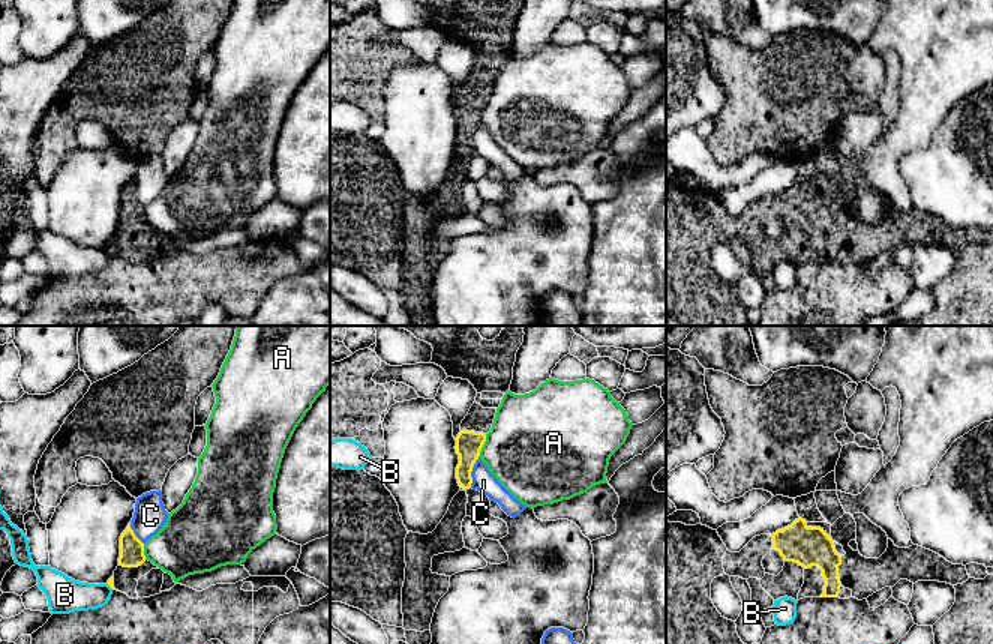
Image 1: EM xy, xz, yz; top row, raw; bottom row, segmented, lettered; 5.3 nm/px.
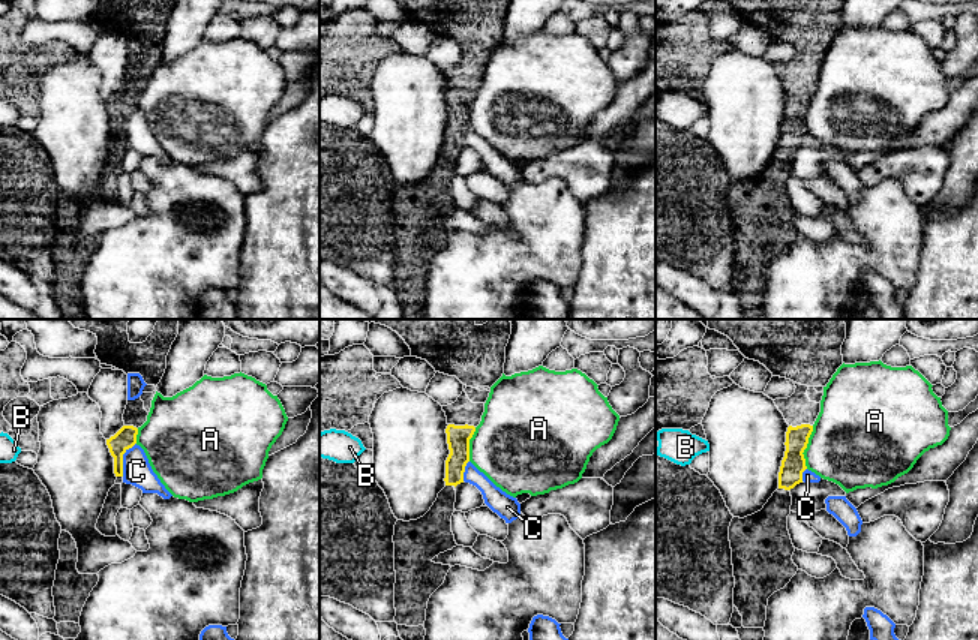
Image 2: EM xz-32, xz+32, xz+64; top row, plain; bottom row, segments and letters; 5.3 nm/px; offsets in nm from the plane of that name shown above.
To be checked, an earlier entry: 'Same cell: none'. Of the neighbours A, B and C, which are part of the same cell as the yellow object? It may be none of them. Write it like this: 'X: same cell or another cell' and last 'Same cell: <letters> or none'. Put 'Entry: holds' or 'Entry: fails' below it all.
A: another cell
B: another cell
C: another cell
Same cell: none
Entry: holds

